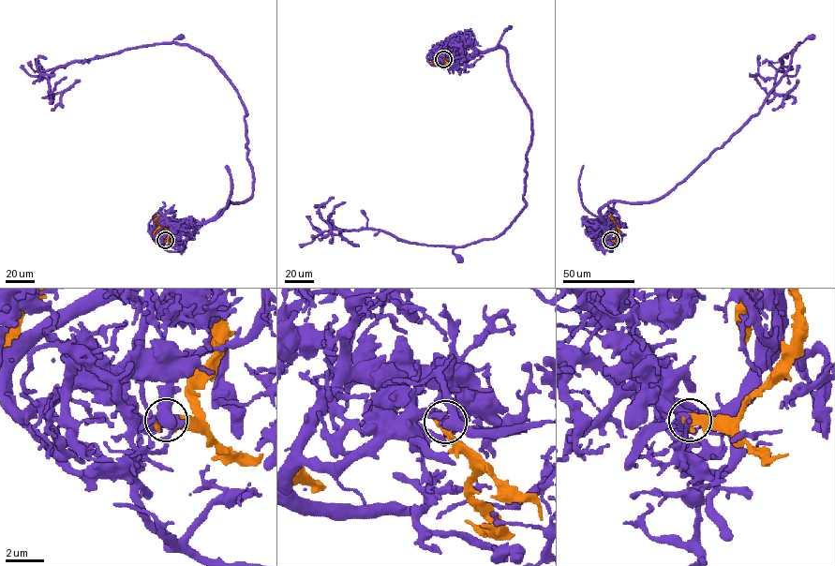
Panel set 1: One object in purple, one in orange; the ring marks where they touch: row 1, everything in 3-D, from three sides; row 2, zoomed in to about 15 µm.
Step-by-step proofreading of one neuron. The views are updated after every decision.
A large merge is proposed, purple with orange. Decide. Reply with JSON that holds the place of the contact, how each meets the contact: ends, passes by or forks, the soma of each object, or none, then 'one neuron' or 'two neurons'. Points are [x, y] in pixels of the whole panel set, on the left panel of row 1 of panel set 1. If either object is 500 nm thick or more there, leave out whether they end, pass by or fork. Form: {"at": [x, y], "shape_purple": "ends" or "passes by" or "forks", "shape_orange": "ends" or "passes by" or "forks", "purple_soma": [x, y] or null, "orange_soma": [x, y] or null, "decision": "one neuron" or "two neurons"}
{"at": [165, 240], "purple_soma": null, "orange_soma": null, "decision": "two neurons"}

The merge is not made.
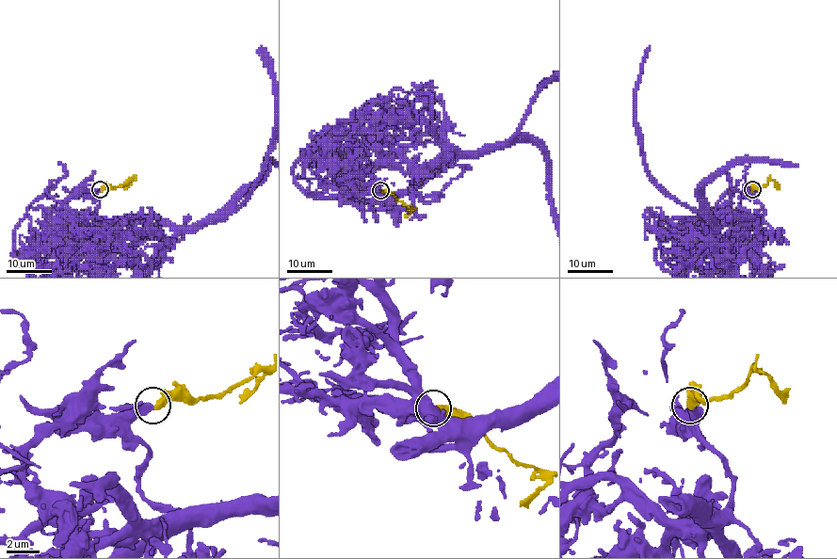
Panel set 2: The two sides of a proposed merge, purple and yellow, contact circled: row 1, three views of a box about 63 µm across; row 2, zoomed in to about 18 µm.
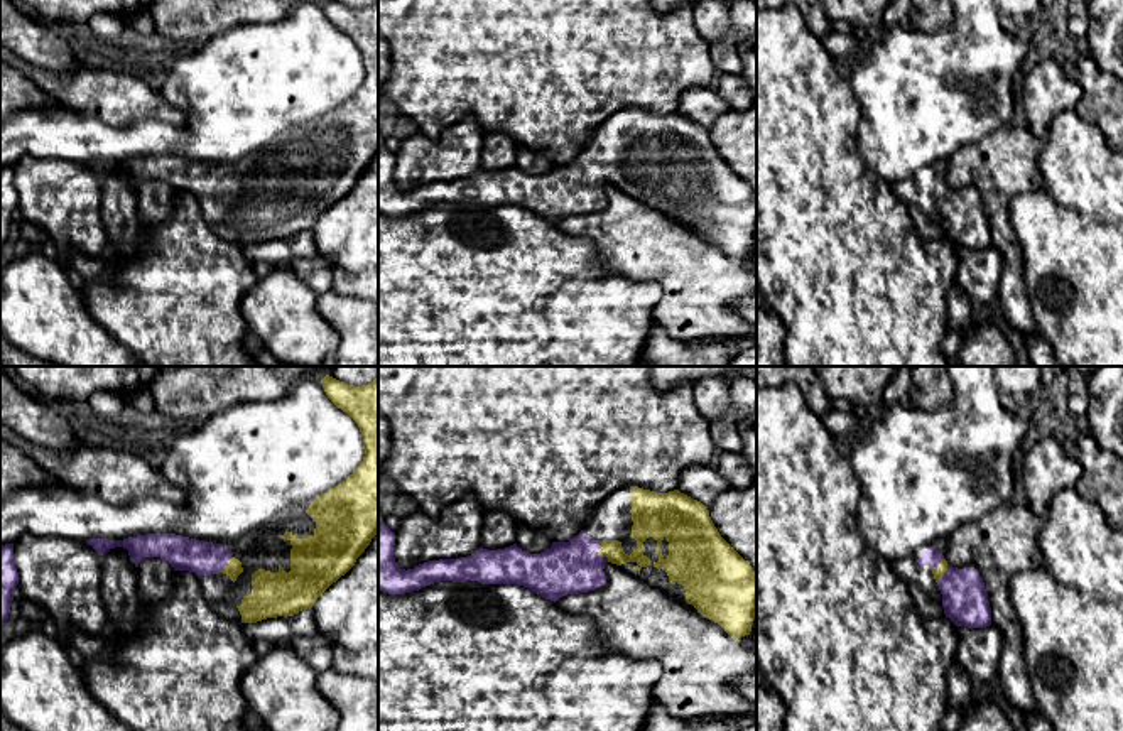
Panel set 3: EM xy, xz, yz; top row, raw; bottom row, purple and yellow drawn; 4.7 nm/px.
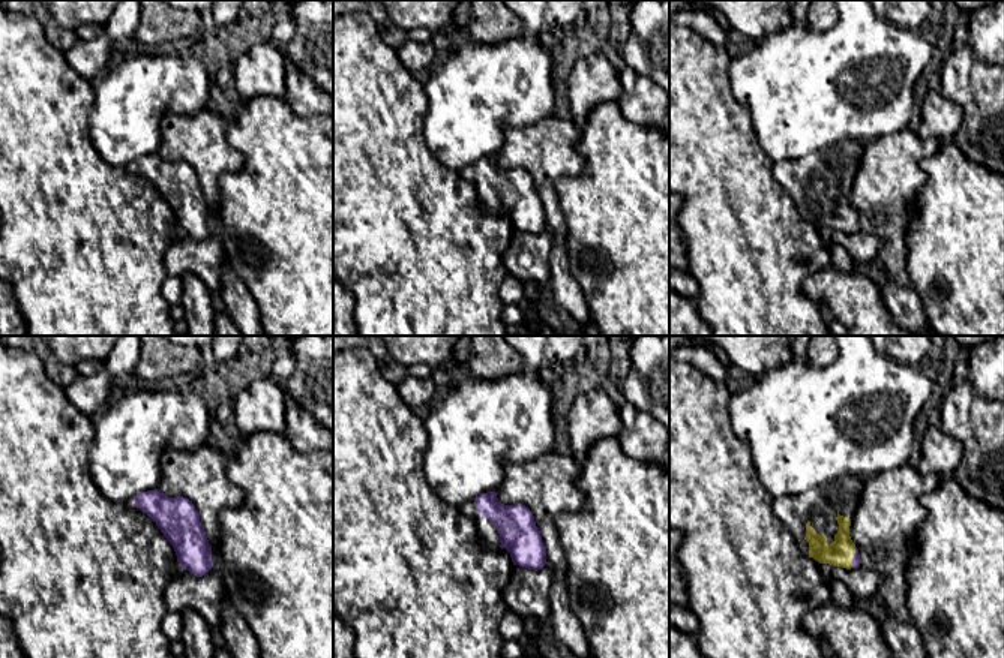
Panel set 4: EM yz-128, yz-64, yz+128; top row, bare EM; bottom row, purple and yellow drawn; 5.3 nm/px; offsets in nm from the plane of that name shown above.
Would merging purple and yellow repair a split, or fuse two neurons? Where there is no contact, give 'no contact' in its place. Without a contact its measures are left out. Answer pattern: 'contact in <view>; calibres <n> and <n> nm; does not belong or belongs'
contact in xz; calibres 260 and 100 nm; belongs

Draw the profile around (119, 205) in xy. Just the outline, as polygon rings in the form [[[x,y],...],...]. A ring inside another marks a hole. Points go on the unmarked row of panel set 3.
[[[115,169],[101,177],[101,219],[110,241],[110,253],[132,258],[140,243],[140,218],[137,213],[137,189],[128,172]]]

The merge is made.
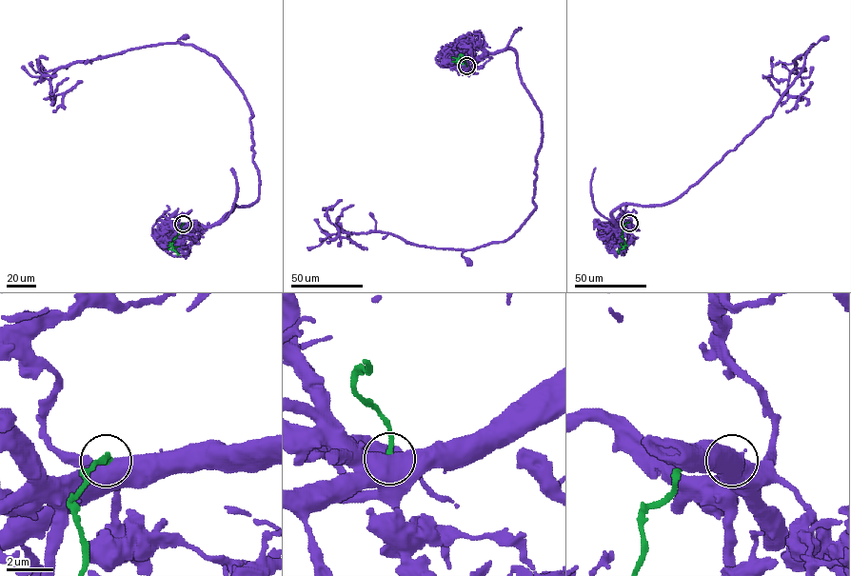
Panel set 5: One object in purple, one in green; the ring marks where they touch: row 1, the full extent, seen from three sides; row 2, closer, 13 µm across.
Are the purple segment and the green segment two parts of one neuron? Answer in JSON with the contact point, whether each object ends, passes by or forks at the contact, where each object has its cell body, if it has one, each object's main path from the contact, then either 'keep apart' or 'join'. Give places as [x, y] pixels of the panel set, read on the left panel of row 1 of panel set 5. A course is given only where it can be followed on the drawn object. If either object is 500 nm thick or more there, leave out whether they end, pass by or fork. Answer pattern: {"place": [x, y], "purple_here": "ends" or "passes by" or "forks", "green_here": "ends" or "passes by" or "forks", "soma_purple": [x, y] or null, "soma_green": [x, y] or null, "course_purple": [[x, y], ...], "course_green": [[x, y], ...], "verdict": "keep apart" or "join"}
{"place": [183, 224], "soma_purple": null, "soma_green": null, "course_purple": [[183, 224], [212, 227], [258, 198], [251, 109], [214, 57], [157, 44], [61, 66], [52, 111]], "course_green": [[183, 224], [181, 231], [171, 245], [178, 255]], "verdict": "keep apart"}

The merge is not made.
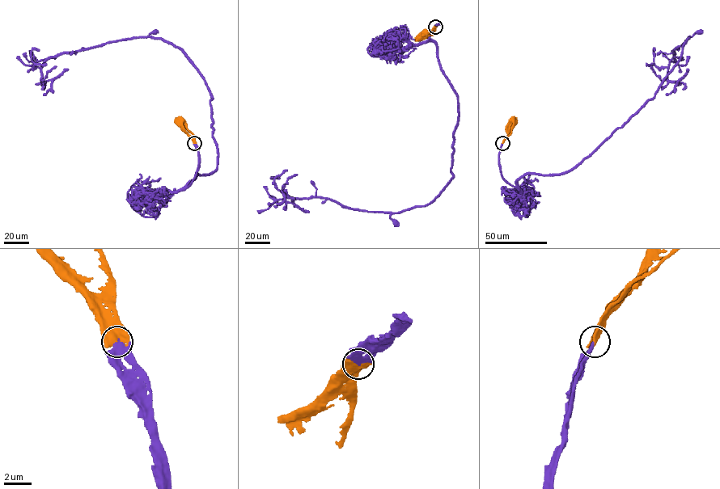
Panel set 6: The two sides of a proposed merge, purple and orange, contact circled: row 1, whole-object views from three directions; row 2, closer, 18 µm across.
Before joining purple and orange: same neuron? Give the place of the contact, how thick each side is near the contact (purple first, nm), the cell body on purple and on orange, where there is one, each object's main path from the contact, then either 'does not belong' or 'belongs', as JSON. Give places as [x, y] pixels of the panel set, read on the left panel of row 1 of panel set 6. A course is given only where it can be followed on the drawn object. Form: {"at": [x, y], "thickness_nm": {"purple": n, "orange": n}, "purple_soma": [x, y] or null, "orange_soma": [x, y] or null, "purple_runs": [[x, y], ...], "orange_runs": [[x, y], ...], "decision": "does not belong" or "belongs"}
{"at": [194, 143], "thickness_nm": {"purple": 440, "orange": 700}, "purple_soma": null, "orange_soma": [179, 121], "purple_runs": [[194, 143], [199, 164], [187, 187], [217, 168], [212, 97], [188, 57], [161, 39], [50, 56], [43, 94]], "orange_runs": [[194, 143], [180, 121]], "decision": "belongs"}

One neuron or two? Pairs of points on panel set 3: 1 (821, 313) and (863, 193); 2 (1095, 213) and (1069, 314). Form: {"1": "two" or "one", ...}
{"1": "one", "2": "one"}

